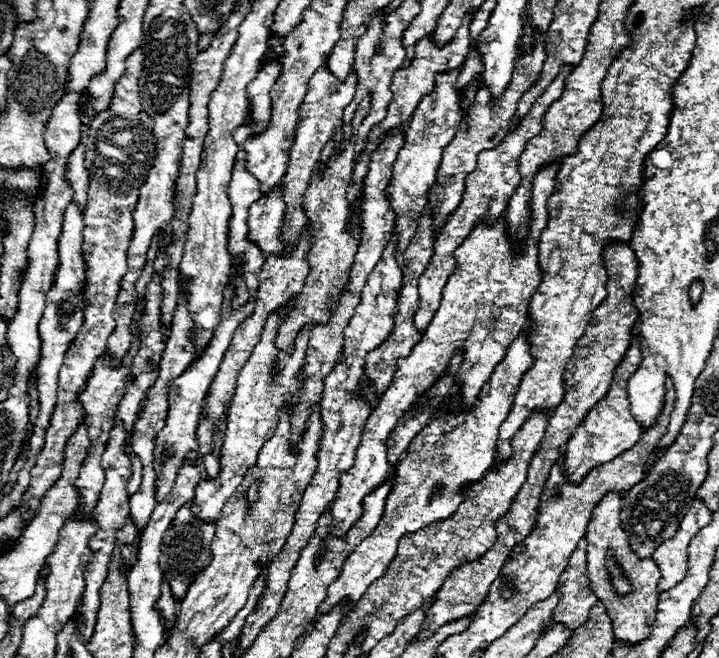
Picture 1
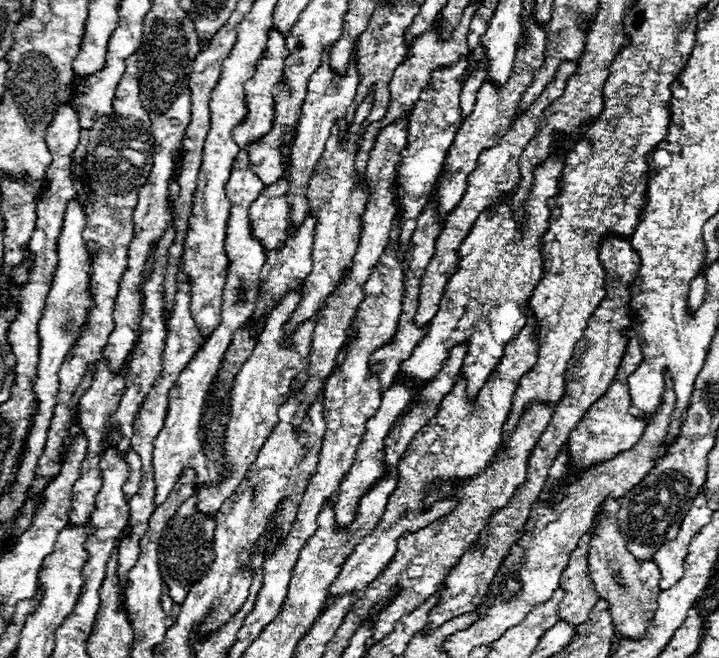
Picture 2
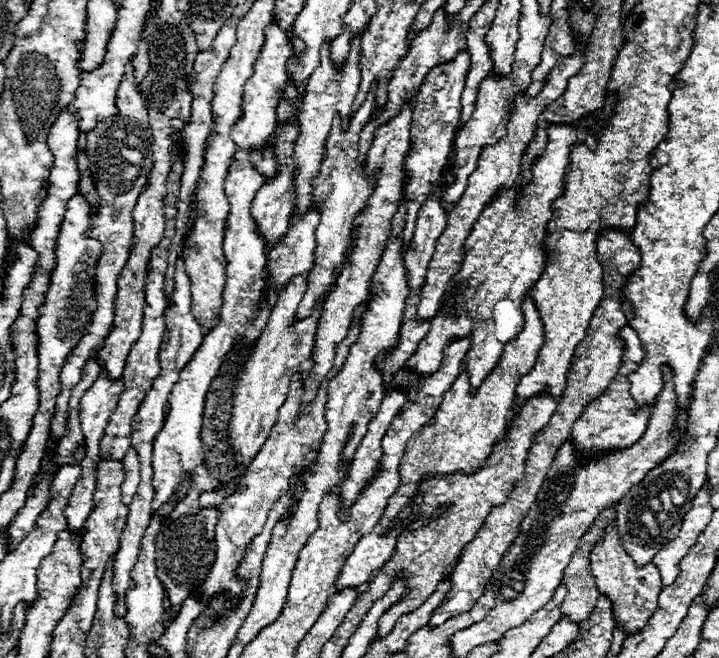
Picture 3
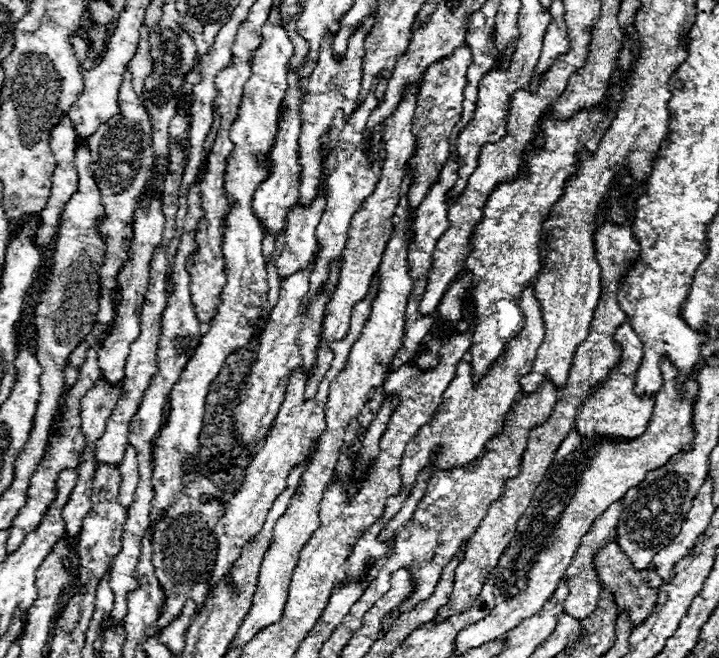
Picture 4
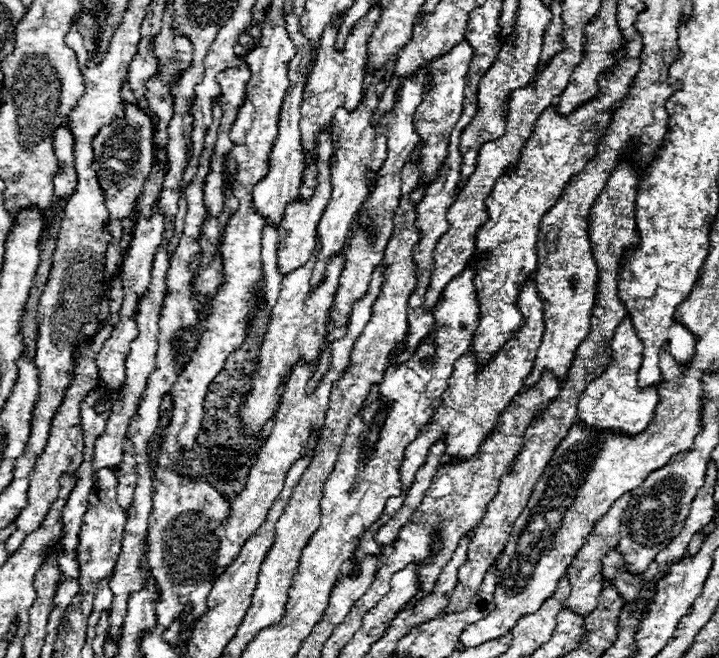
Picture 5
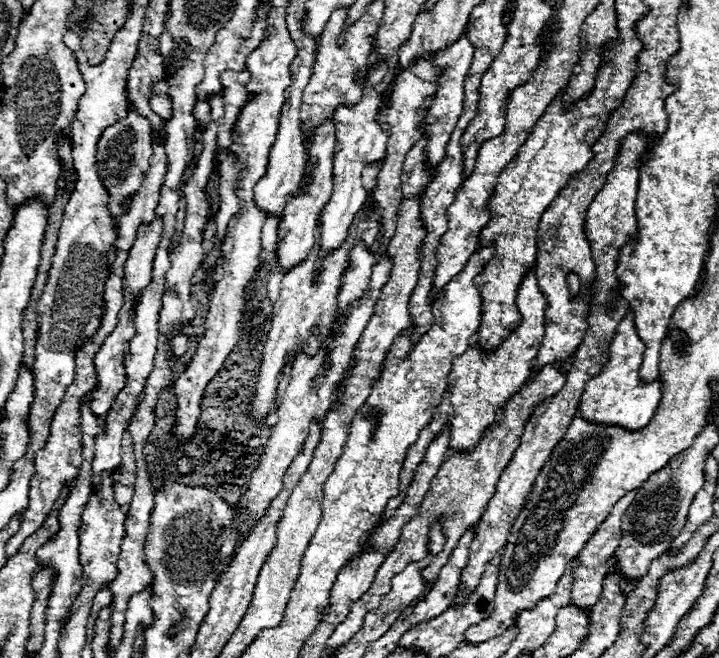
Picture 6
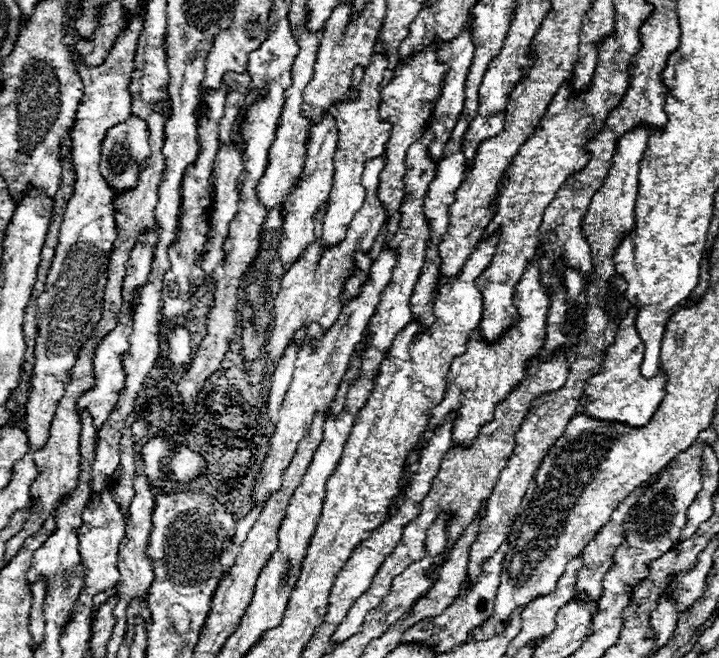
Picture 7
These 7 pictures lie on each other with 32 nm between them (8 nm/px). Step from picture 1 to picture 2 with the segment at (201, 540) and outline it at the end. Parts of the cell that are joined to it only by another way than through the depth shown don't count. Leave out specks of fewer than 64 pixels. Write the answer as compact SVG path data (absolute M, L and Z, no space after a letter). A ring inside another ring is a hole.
M190 496L186 502L180 504L176 514L166 524L160 542L158 542L158 568L164 584L168 586L168 594L174 600L174 604L182 604L188 596L188 590L192 584L196 584L208 570L208 566L214 560L214 528L216 528L216 516L214 514L202 514L196 510L196 496Z

